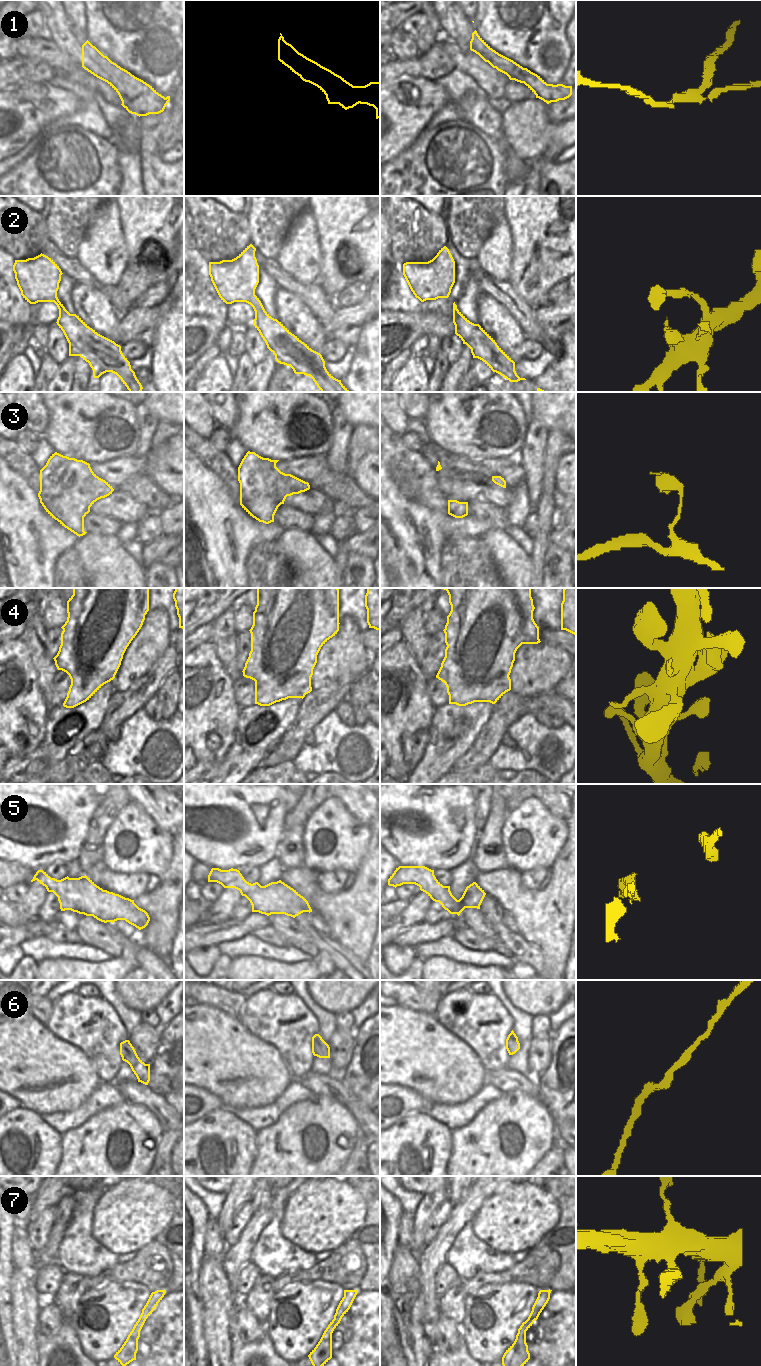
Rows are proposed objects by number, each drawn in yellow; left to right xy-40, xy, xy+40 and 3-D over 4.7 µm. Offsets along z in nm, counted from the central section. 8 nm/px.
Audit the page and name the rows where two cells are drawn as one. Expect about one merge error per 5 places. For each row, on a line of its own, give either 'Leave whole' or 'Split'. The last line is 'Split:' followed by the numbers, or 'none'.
1: Split
2: Leave whole
3: Leave whole
4: Leave whole
5: Leave whole
6: Leave whole
7: Leave whole
Split: 1

